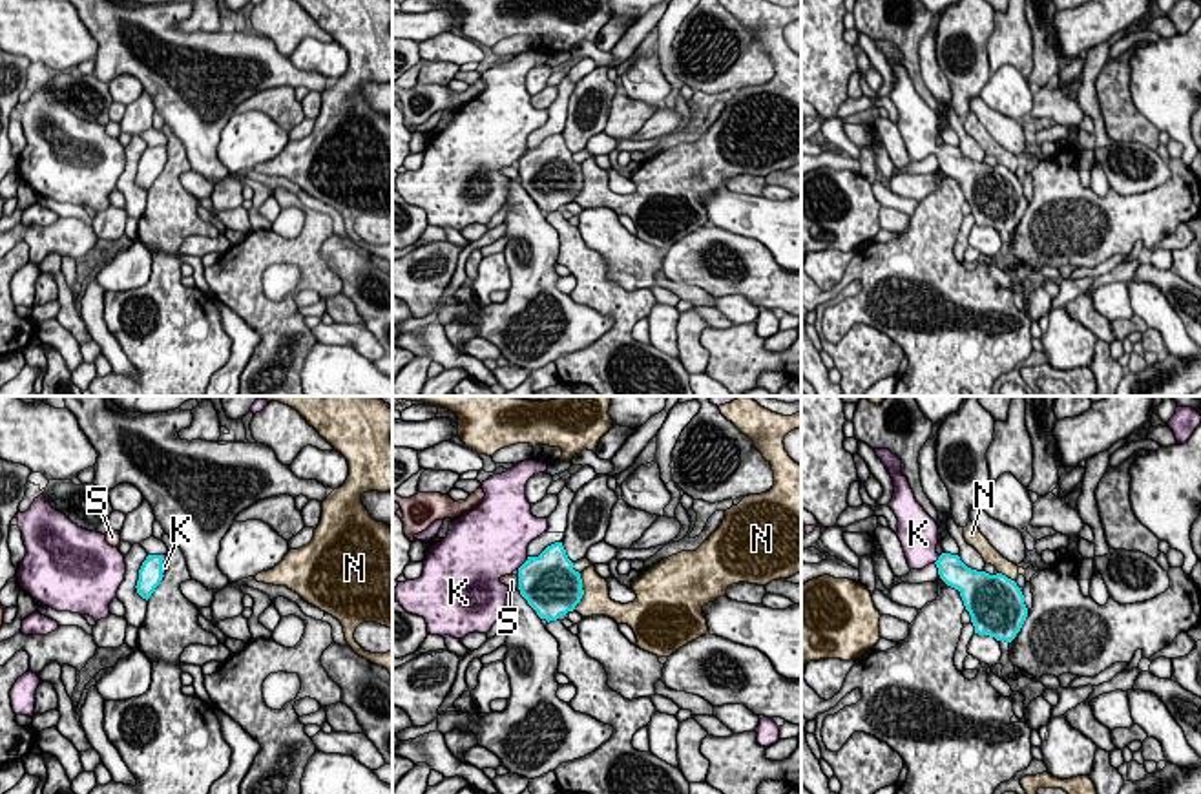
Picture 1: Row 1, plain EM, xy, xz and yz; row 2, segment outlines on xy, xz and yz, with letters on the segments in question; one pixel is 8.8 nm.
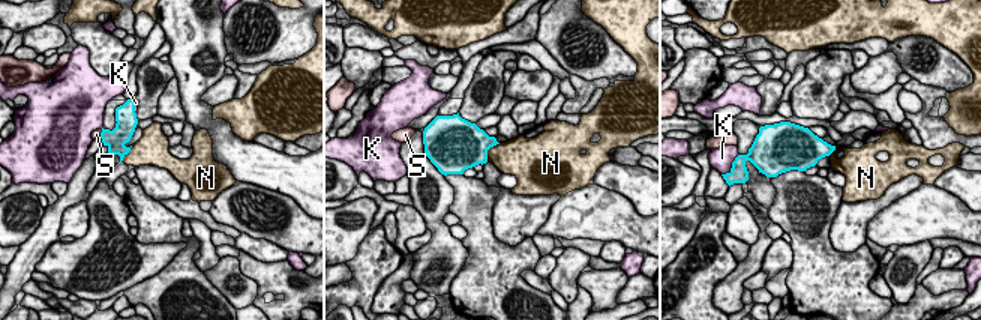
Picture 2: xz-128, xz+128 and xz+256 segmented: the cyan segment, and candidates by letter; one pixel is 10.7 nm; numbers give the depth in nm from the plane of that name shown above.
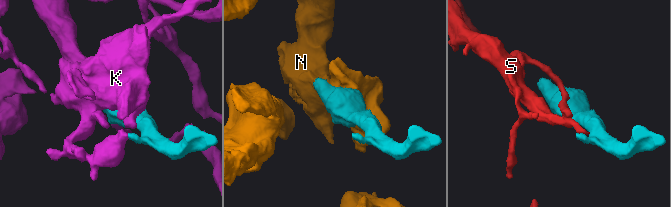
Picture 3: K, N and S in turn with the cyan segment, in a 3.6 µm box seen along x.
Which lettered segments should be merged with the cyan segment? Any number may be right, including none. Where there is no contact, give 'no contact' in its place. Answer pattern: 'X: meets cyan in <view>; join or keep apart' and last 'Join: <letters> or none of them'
K: meets cyan in xz; join
N: meets cyan in xz; keep apart
S: meets cyan in xz; keep apart
Join: K

